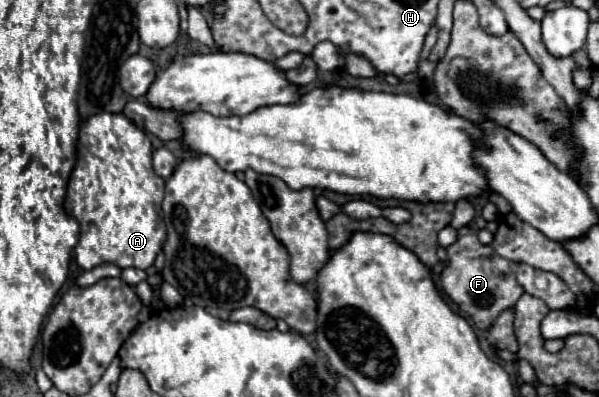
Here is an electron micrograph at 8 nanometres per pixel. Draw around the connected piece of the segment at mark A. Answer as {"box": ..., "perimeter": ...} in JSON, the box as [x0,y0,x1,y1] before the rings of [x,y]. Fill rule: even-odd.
{"box":[64,114,166,270],"perimeter":[[[96,114],[92,118],[88,118],[82,126],[80,126],[80,138],[78,138],[78,160],[76,160],[76,166],[72,170],[72,176],[70,176],[70,182],[68,182],[68,192],[66,192],[66,202],[64,202],[64,208],[70,216],[74,216],[80,224],[80,240],[74,248],[76,252],[76,262],[80,268],[84,270],[92,270],[100,264],[106,264],[106,262],[112,262],[120,268],[140,268],[140,270],[146,270],[154,264],[158,252],[162,250],[164,242],[166,242],[166,226],[164,226],[164,218],[162,218],[162,196],[164,196],[164,180],[152,170],[152,144],[148,140],[148,136],[132,122],[128,122],[128,118],[124,118],[124,114]]]}

